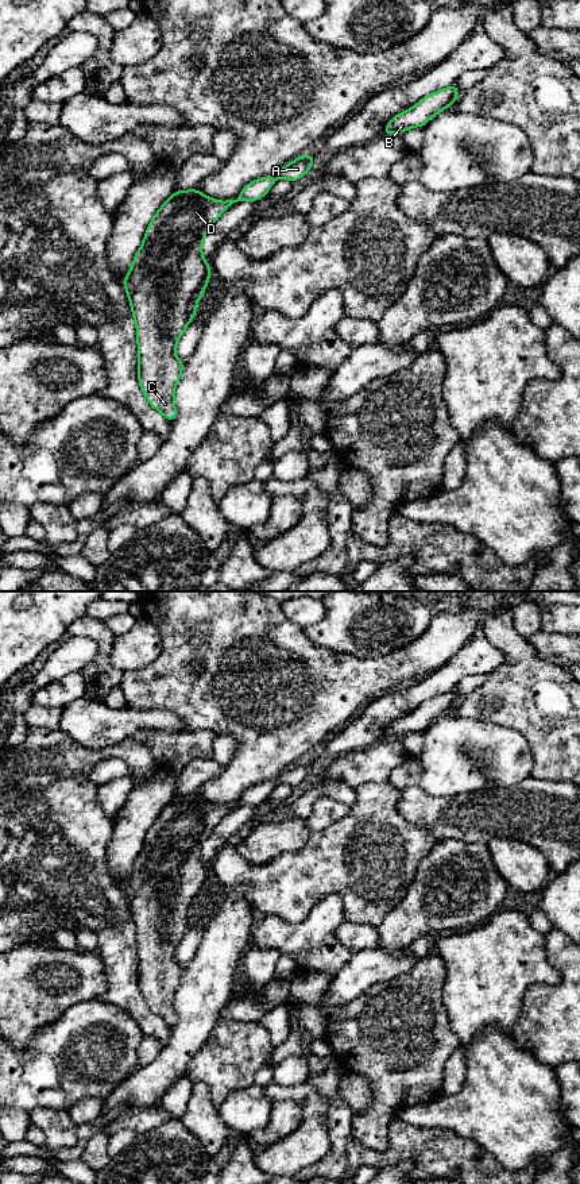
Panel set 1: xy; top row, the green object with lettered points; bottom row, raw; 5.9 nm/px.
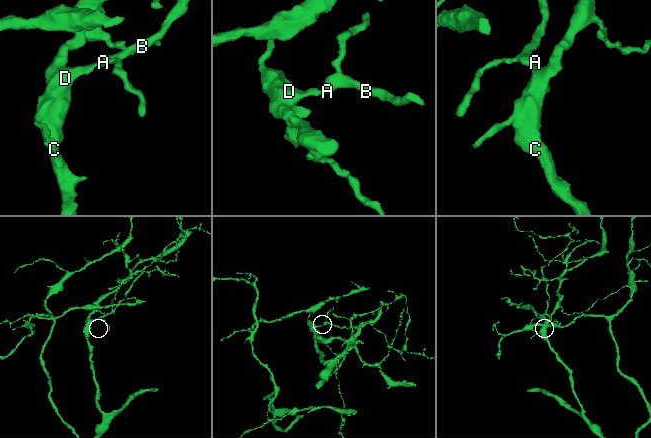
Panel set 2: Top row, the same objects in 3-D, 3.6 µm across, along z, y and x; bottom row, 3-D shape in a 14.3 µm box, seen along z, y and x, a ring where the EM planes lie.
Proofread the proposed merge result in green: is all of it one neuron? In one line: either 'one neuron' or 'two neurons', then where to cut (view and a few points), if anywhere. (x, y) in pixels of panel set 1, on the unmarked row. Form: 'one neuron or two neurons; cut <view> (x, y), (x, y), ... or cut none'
one neuron; cut none

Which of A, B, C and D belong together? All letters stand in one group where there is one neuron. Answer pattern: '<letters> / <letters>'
A B C D

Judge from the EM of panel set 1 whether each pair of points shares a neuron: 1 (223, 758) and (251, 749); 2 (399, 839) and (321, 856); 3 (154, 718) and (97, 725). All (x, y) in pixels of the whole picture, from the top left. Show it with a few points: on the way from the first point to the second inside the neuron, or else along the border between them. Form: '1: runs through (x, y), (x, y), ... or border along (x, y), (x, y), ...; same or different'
1: border along (219, 733), (236, 741), (224, 767); different
2: runs through (381, 851), (370, 856), (340, 856); same
3: runs through (140, 720), (111, 725); same

